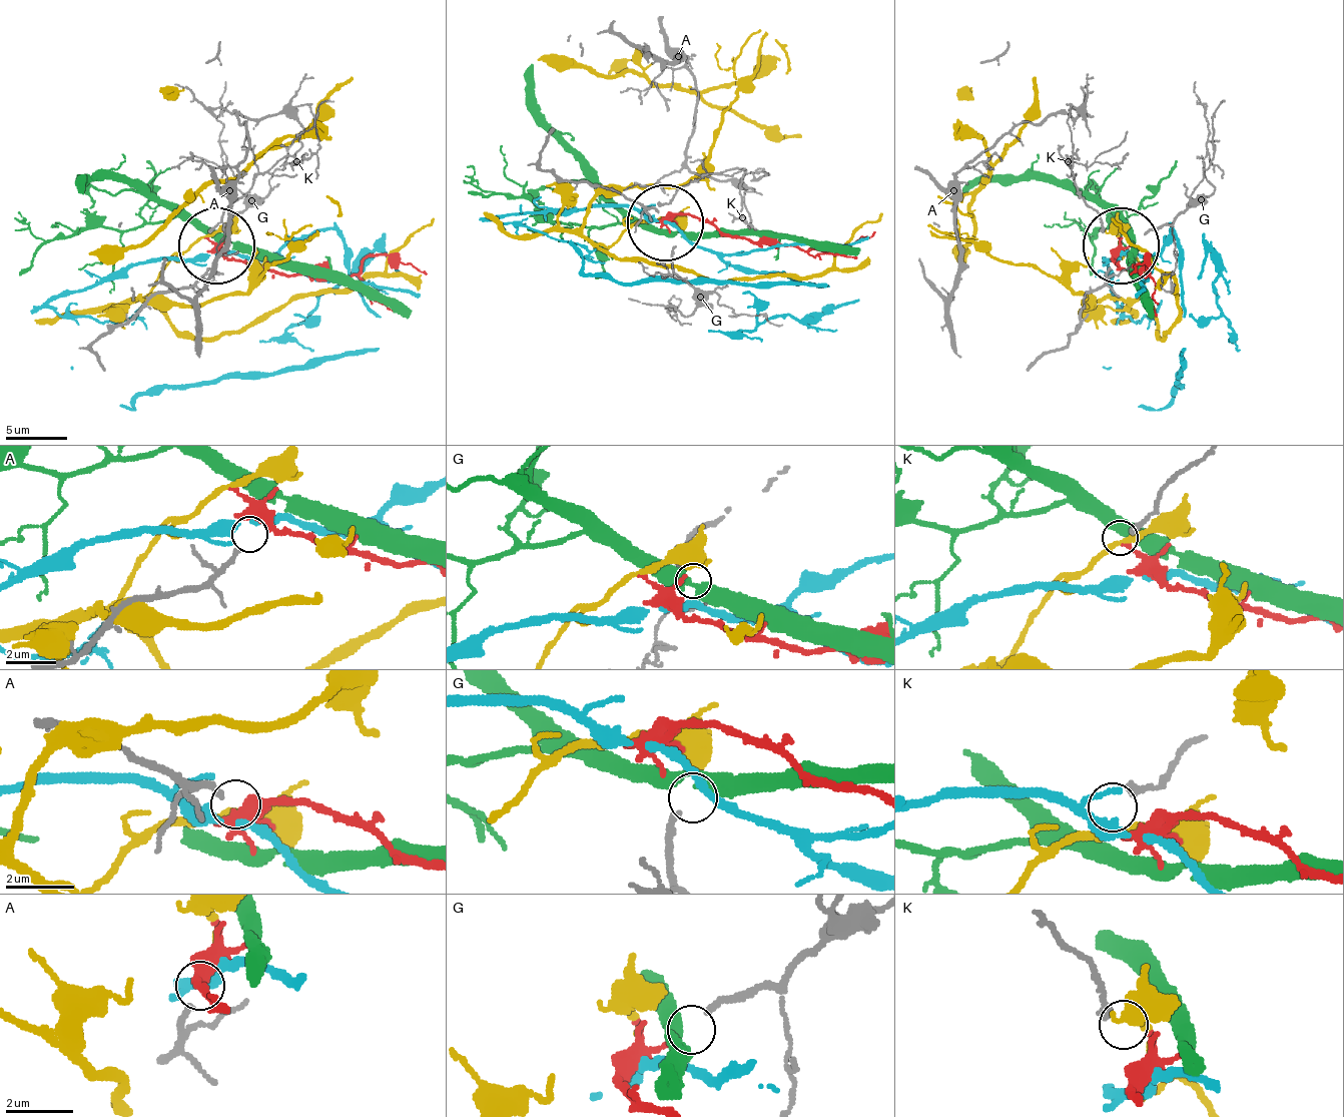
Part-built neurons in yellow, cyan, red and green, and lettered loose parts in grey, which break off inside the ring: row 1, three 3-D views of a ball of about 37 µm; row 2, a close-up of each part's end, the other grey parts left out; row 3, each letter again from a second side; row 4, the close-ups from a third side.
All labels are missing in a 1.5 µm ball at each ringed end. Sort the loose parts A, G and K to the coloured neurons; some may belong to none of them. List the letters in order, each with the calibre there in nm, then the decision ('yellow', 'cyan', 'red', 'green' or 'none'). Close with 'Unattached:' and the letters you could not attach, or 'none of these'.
A: 200 nm thick; red
G: 200 nm thick; green
K: 240 nm thick; none
Unattached: K

